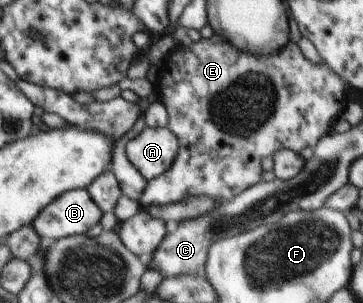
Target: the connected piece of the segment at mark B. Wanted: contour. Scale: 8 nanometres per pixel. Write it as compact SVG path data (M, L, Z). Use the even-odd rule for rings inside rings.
M73 189L48 204L31 223L40 236L42 246L74 234L86 234L100 224L104 212L90 197L87 189Z

